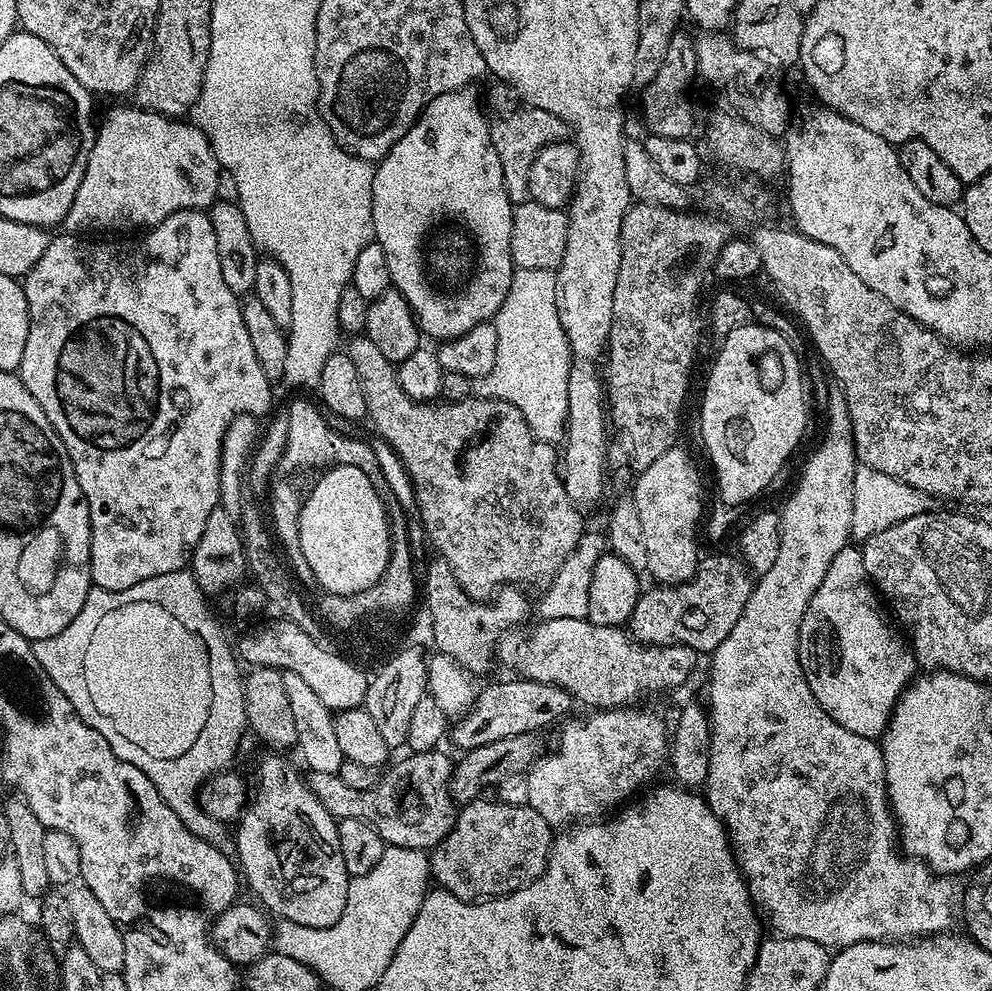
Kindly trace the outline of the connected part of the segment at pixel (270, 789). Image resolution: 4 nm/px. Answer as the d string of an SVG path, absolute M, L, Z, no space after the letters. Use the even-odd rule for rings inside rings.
M268 754L260 764L258 786L235 825L235 859L255 899L273 917L330 928L344 915L350 879L338 846L338 821L314 797L305 777L278 756Z

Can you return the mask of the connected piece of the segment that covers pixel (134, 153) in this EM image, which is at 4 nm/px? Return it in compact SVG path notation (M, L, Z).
M139 106L131 107L116 108L104 121L99 121L96 141L78 186L78 194L74 194L74 202L62 221L65 233L104 234L107 228L149 229L178 210L208 210L216 203L222 169L206 134L202 134L202 130L191 122L169 119Z

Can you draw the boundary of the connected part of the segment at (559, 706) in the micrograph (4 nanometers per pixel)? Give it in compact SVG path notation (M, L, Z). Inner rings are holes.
M523 678L511 679L492 684L489 688L481 687L472 701L472 707L451 725L450 740L452 738L460 750L486 746L518 734L540 734L551 724L559 725L574 707L572 695L558 686Z

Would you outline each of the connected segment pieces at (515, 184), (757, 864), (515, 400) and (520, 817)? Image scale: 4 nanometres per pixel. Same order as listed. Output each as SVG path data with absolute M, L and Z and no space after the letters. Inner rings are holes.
M496 82L493 85L488 92L488 100L486 96L490 142L494 142L494 150L498 150L498 162L502 162L506 194L512 199L513 205L522 204L529 199L530 166L534 166L534 158L546 145L565 139L570 129L562 122L562 118L525 104L507 84Z
M832 386L828 392L828 429L824 432L824 441L816 448L817 452L804 464L800 472L800 481L796 489L788 496L780 513L780 545L778 559L774 566L766 570L764 576L755 581L750 598L742 610L742 618L734 622L734 630L726 634L726 638L711 653L712 665L708 668L708 702L706 711L709 720L709 772L706 781L706 799L712 813L724 825L728 833L728 843L732 845L732 855L736 857L736 865L740 867L740 875L748 885L748 899L758 909L778 936L790 938L810 938L810 942L818 942L823 948L839 950L846 946L854 946L867 940L886 940L889 942L907 942L913 938L927 938L949 931L952 915L958 912L958 888L951 884L949 877L937 874L922 860L902 855L898 847L898 829L896 817L892 815L892 807L888 805L888 787L884 781L884 759L876 740L862 738L862 734L854 734L846 730L846 726L838 726L822 706L818 706L818 698L810 690L806 682L806 674L800 665L800 627L806 614L806 606L810 606L810 598L814 598L814 590L822 586L822 578L826 578L826 570L830 570L830 562L834 562L838 550L849 547L852 535L852 519L854 518L854 474L858 467L856 447L852 445L852 427L850 414L846 406L846 398L839 386Z
M516 268L506 298L496 311L494 323L498 330L498 354L487 374L472 380L472 390L479 390L512 404L528 423L528 431L533 432L539 440L552 442L555 436L556 439L563 437L568 419L568 371L572 365L572 352L568 349L562 322L558 322L555 271Z
M477 798L457 811L452 833L430 852L430 876L439 887L459 900L479 902L497 896L508 896L534 882L548 865L554 839L554 828L527 803L499 804L496 800Z

